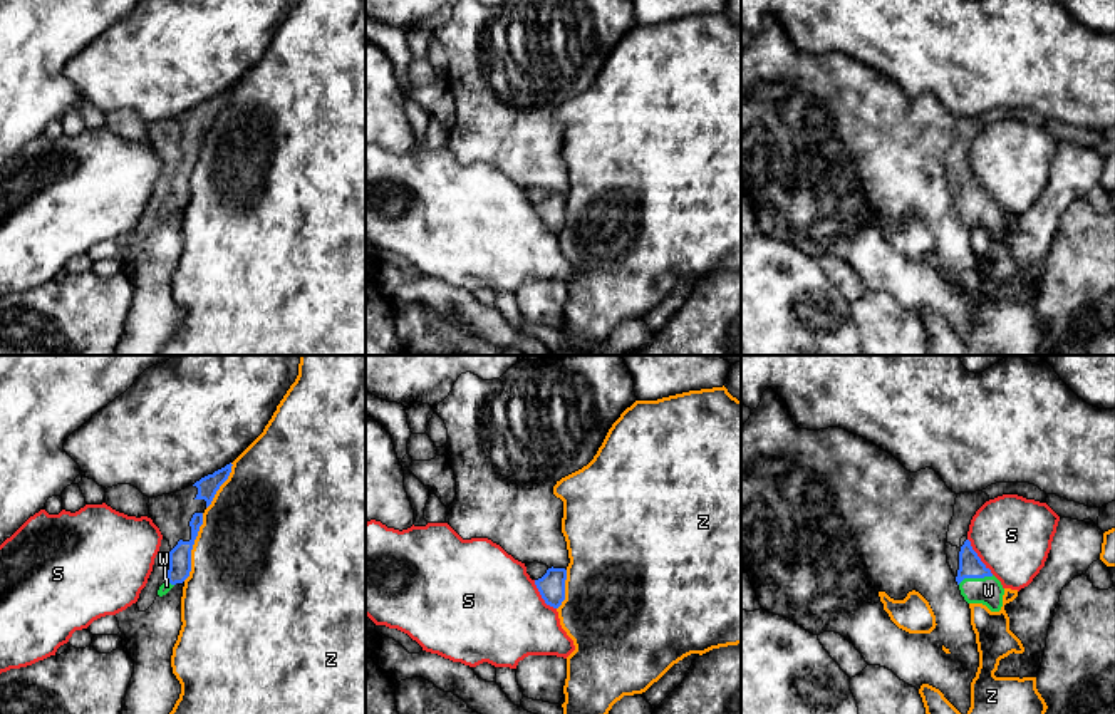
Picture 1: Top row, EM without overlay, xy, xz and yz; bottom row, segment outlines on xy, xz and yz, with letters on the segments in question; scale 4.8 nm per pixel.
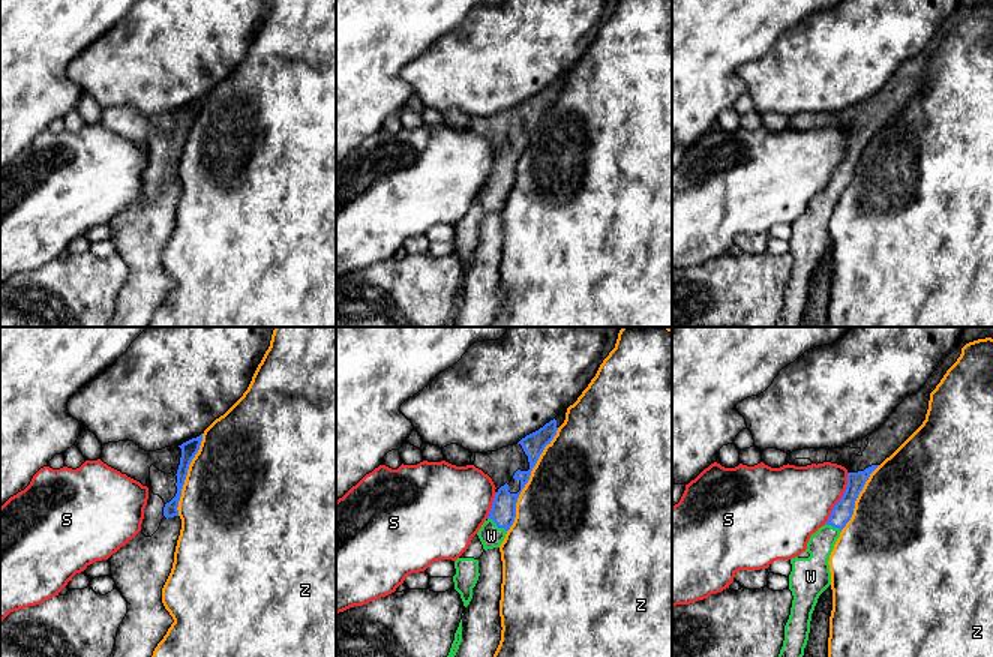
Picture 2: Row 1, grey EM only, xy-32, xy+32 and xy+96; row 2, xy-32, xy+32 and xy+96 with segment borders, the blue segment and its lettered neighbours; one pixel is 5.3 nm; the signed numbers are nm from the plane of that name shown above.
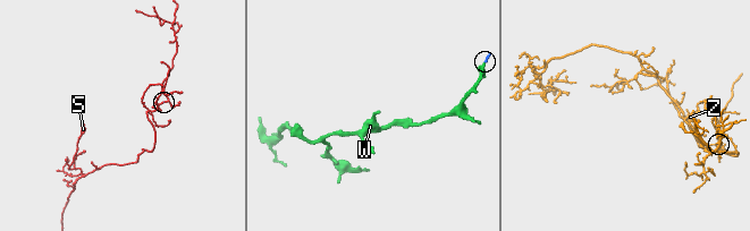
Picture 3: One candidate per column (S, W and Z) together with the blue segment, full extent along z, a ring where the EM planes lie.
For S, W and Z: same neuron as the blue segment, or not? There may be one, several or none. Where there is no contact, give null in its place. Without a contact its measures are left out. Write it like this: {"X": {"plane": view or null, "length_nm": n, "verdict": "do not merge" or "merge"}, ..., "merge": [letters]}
{"S": {"plane": "yz", "length_nm": 220, "verdict": "do not merge"}, "W": {"plane": "yz", "length_nm": 180, "verdict": "merge"}, "Z": {"plane": "xy", "length_nm": 340, "verdict": "do not merge"}, "merge": ["W"]}

